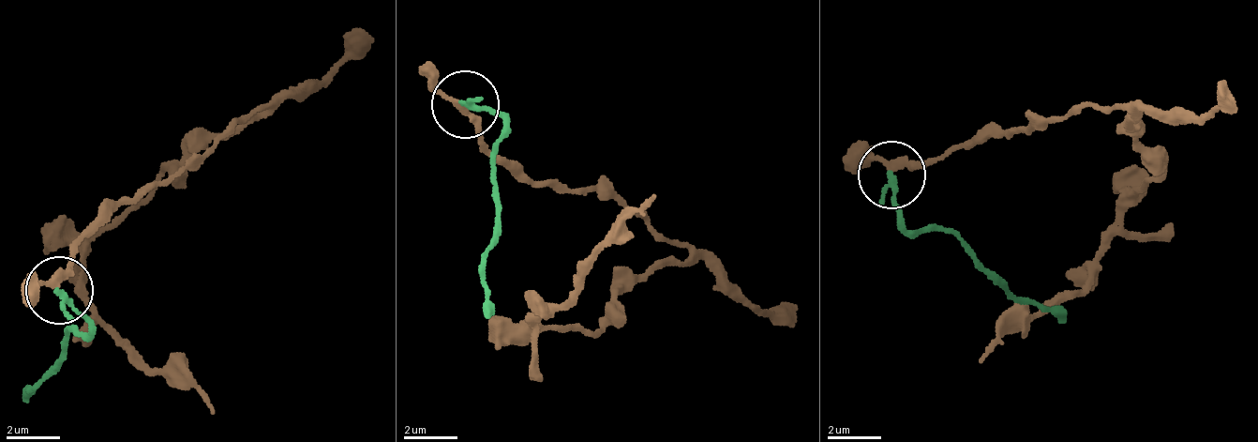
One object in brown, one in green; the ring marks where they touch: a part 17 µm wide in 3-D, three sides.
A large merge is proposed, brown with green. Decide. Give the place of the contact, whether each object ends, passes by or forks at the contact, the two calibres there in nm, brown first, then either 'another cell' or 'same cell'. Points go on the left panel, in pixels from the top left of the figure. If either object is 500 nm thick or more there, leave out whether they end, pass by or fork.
(59, 290) | brown passes by | green ends | 200/220 nm | another cell

